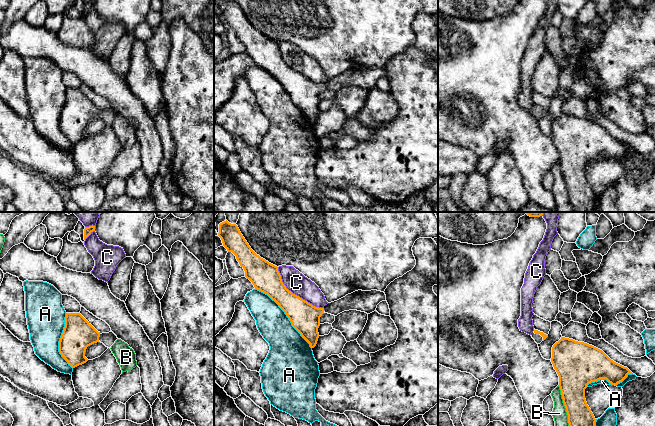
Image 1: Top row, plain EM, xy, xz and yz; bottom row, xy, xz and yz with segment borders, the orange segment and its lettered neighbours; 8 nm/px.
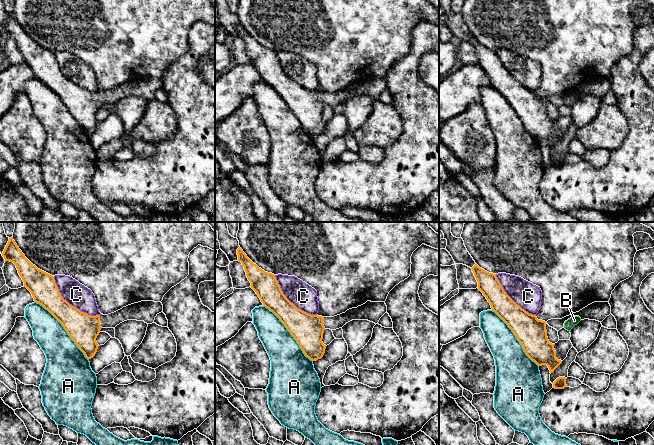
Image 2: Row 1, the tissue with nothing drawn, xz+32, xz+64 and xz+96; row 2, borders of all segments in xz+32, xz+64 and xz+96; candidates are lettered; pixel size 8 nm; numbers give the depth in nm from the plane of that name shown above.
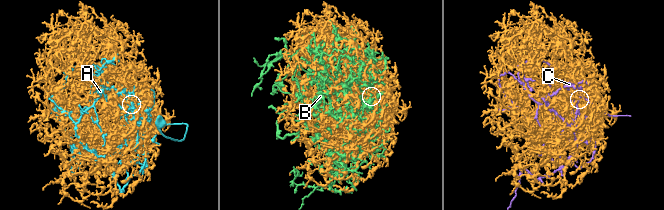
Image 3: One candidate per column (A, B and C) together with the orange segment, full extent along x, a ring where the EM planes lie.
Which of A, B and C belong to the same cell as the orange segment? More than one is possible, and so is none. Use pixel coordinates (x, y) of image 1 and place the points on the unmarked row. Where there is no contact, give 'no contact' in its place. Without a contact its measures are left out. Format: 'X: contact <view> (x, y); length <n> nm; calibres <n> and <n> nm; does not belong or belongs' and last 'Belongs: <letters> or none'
A: contact xz (286, 90); length 650 nm; calibres 240 and 280 nm; does not belong
B: contact yz (566, 186); length 440 nm; calibres 240 and 140 nm; does not belong
C: contact xz (294, 70); length 500 nm; calibres 240 and 170 nm; does not belong
Belongs: none

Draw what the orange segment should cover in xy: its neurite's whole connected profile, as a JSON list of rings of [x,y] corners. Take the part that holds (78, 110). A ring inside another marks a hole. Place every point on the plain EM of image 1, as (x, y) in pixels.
[[[66,89],[59,128],[68,140],[75,144],[88,137],[85,133],[88,122],[100,117],[111,124],[117,115],[112,107],[102,110],[98,108],[80,89]]]

